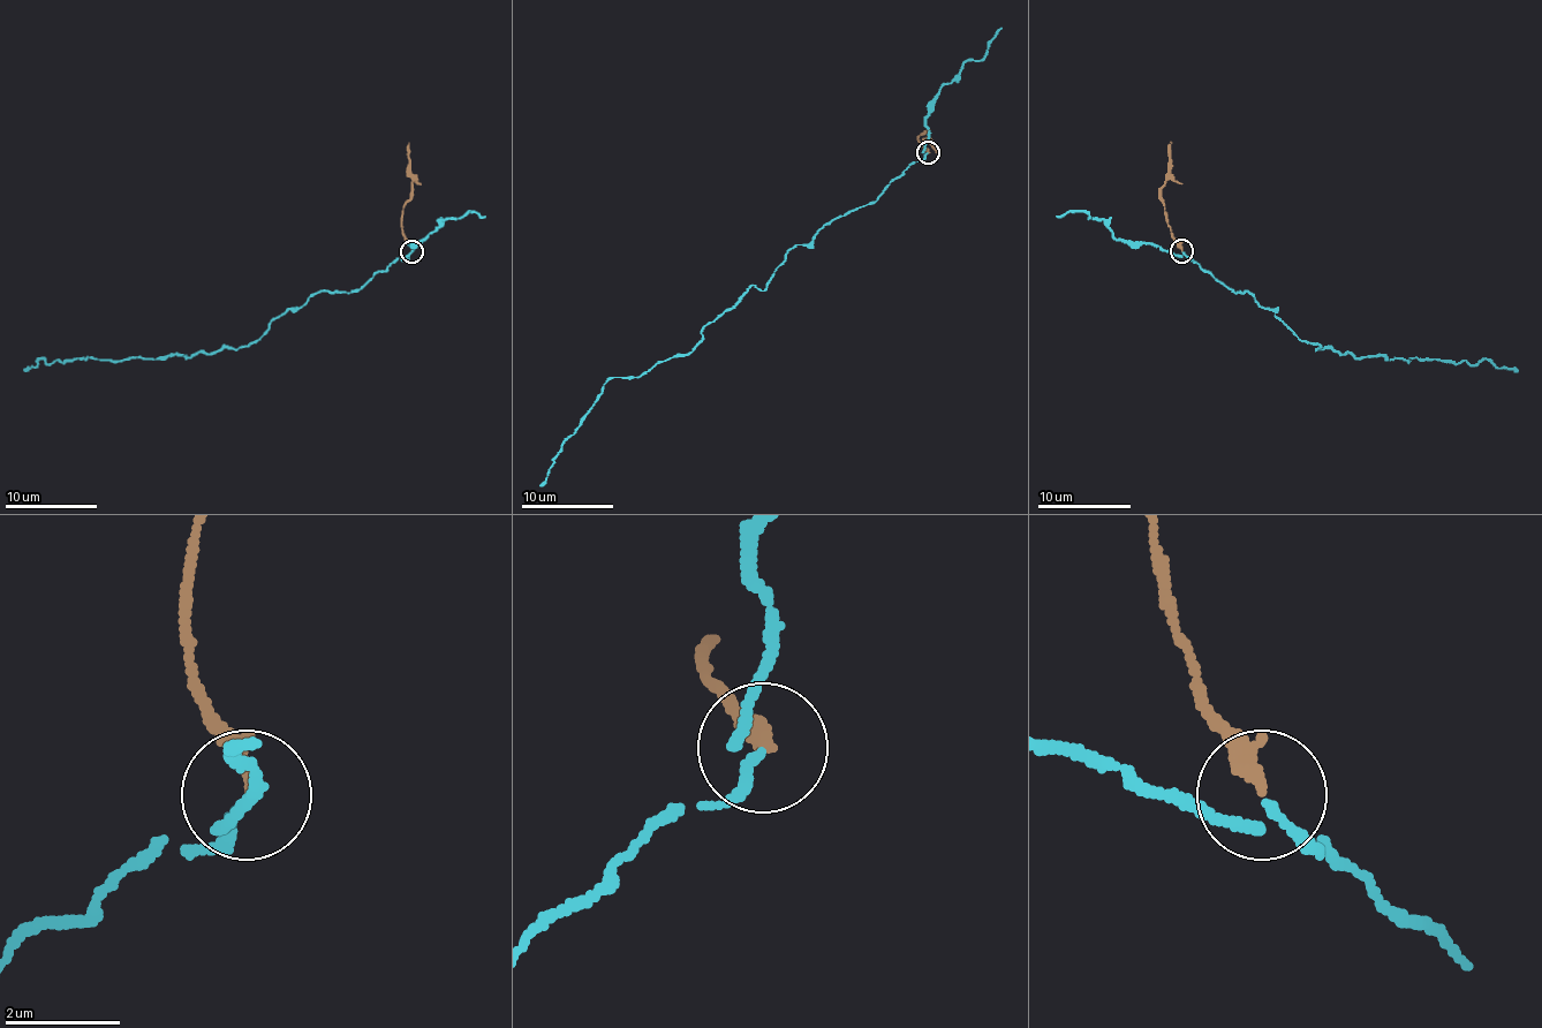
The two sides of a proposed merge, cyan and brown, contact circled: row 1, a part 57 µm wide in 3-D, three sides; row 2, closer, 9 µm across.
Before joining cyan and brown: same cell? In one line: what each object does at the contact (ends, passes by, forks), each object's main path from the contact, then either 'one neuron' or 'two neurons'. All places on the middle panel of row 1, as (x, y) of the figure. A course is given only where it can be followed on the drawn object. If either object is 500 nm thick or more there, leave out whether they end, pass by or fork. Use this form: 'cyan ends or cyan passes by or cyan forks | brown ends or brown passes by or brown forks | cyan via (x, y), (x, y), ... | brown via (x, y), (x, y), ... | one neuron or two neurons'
cyan passes by | brown ends | cyan via (927, 152), (874, 203), (791, 249), (763, 290), (751, 286), (687, 355), (636, 378), (611, 378), (539, 486) | brown via (927, 152), (917, 138), (927, 131), (924, 143) | two neurons

